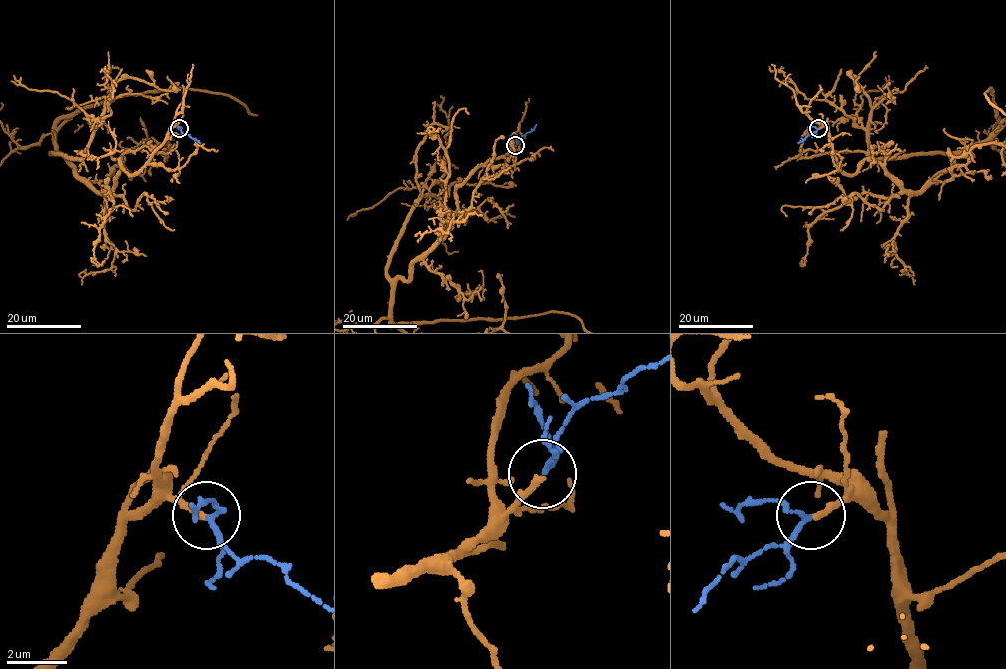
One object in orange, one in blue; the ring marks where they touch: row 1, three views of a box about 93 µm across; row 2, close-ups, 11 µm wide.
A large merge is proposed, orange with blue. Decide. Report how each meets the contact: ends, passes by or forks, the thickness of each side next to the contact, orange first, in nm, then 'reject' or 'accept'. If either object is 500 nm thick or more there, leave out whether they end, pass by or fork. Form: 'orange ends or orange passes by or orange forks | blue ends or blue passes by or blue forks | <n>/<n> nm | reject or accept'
orange ends | blue passes by | 200/130 nm | accept

